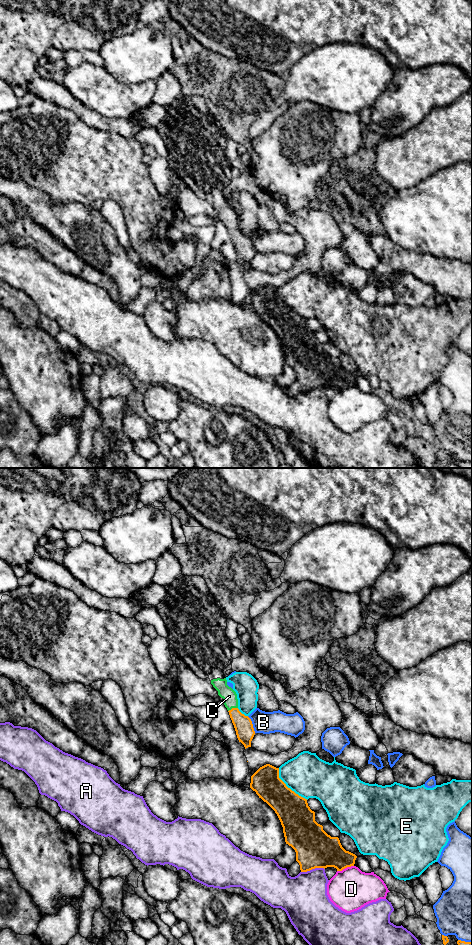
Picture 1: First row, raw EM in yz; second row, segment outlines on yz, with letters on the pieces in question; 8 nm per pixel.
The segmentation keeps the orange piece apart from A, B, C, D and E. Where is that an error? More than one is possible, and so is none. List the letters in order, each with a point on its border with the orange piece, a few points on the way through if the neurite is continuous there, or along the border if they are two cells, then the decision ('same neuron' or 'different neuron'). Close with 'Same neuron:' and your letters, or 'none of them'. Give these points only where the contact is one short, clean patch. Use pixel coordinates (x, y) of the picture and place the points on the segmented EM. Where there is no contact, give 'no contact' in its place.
A: contact yz (312, 868); different neuron
B: contact yz (252, 724); different neuron
C: contact yz (232, 708); way yz (243, 725), (232, 708), (229, 696); same neuron
D: contact yz (345, 867); different neuron
E: contact yz (287, 787); different neuron
Same neuron: C

